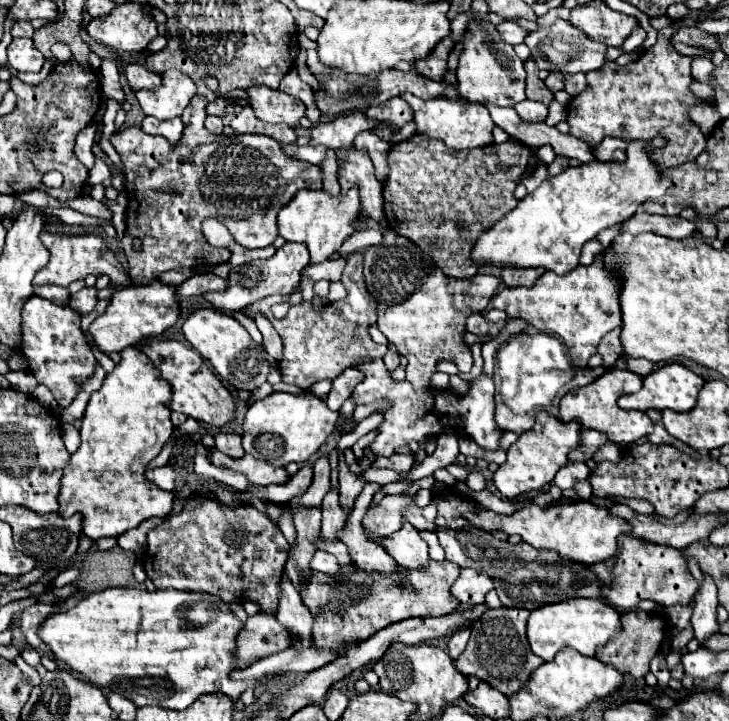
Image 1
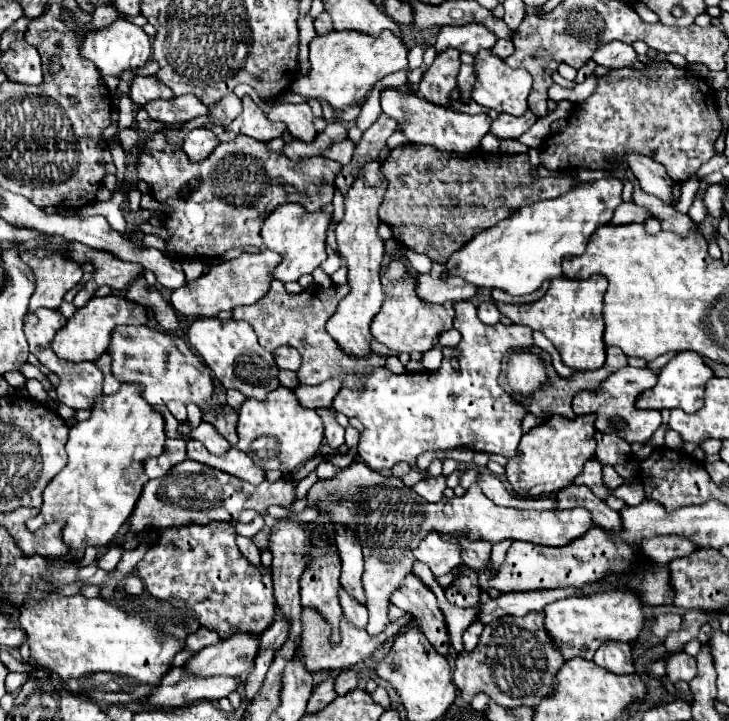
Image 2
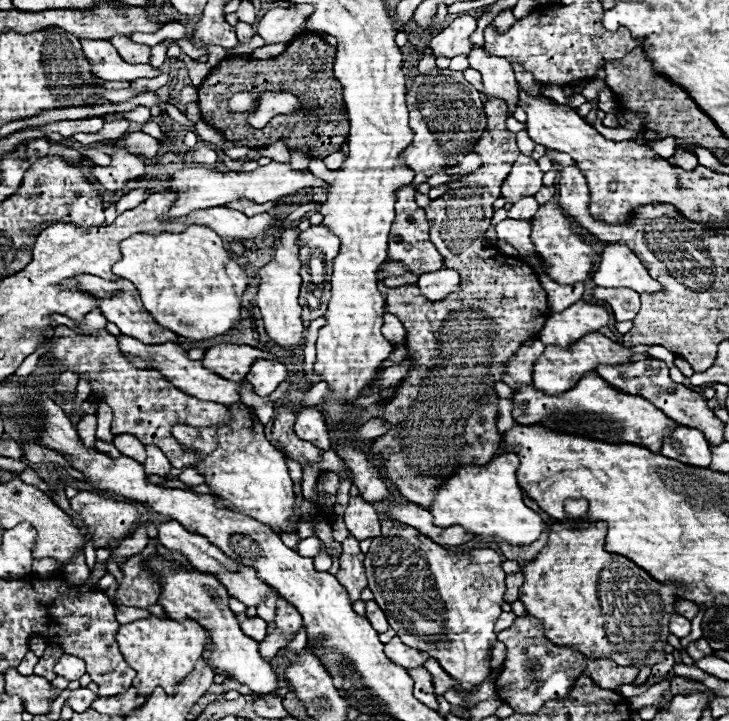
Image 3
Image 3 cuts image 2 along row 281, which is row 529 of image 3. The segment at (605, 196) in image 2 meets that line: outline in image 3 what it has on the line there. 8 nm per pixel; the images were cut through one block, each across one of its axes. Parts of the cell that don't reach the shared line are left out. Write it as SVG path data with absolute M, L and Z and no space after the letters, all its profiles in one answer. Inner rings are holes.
M508 452L496 456L482 468L468 464L452 474L452 478L448 478L438 488L436 498L430 506L434 524L440 528L464 526L464 530L474 534L476 540L486 544L498 544L498 540L504 540L510 546L526 546L536 542L544 532L546 522L544 518L540 518L540 514L524 504L522 490L516 482L518 464L518 456Z

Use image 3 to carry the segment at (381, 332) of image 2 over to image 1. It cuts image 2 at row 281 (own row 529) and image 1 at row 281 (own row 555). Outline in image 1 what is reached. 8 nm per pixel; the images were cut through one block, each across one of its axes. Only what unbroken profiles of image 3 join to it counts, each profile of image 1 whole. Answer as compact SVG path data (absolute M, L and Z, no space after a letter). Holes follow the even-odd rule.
M388 232L384 236L384 242L378 246L372 246L364 252L364 278L368 292L378 302L378 328L388 338L388 342L396 344L398 352L408 358L406 366L406 378L412 382L414 388L426 388L430 384L432 374L436 372L438 360L452 360L456 362L460 372L470 372L472 368L472 354L470 348L464 344L464 324L466 318L474 312L482 312L492 296L496 294L500 280L492 274L476 274L466 280L448 278L442 274L440 268L432 264L432 260L420 252L420 248L412 242L408 242L404 236L398 236L396 232Z

